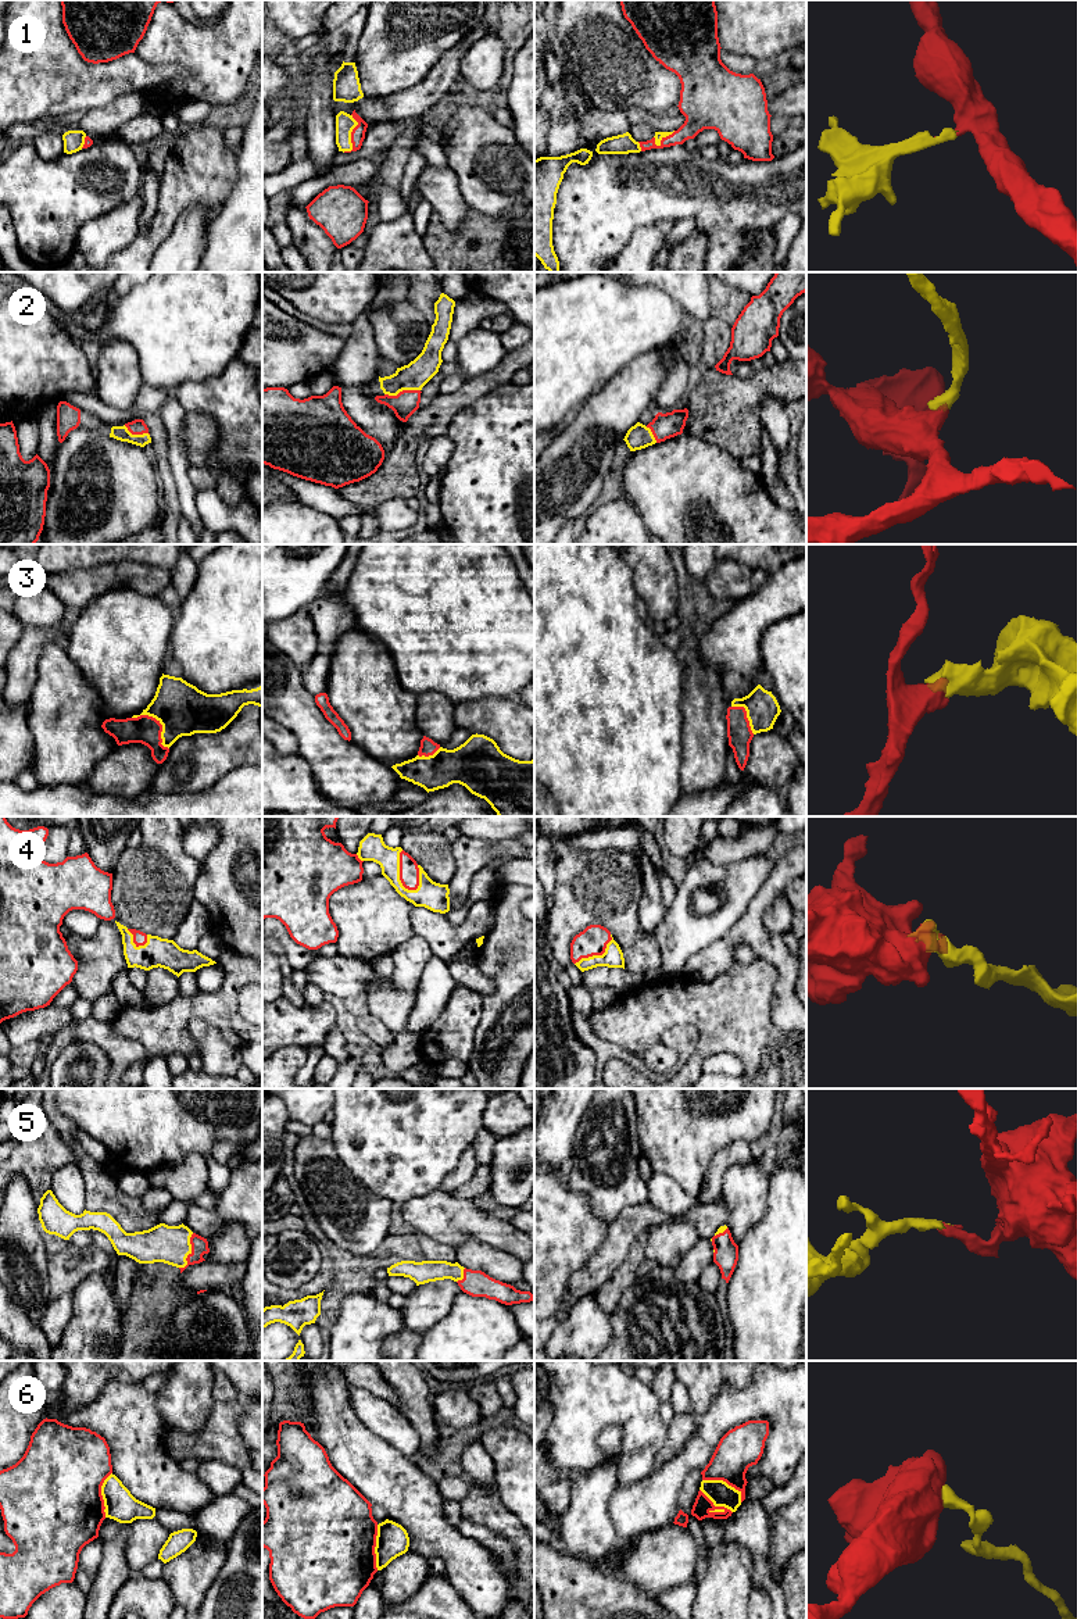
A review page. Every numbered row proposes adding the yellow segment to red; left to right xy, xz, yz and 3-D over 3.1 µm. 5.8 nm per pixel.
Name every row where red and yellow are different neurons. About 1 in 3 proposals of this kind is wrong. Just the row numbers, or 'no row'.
6

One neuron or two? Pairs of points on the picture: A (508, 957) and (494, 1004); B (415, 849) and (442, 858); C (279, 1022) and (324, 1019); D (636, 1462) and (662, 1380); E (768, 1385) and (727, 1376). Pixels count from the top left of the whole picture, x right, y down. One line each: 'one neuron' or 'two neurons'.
A: one neuron
B: one neuron
C: one neuron
D: two neurons
E: two neurons

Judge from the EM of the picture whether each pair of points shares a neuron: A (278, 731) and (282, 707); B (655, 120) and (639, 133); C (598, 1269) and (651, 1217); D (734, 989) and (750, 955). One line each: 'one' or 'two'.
A: two
B: two
C: one
D: two

